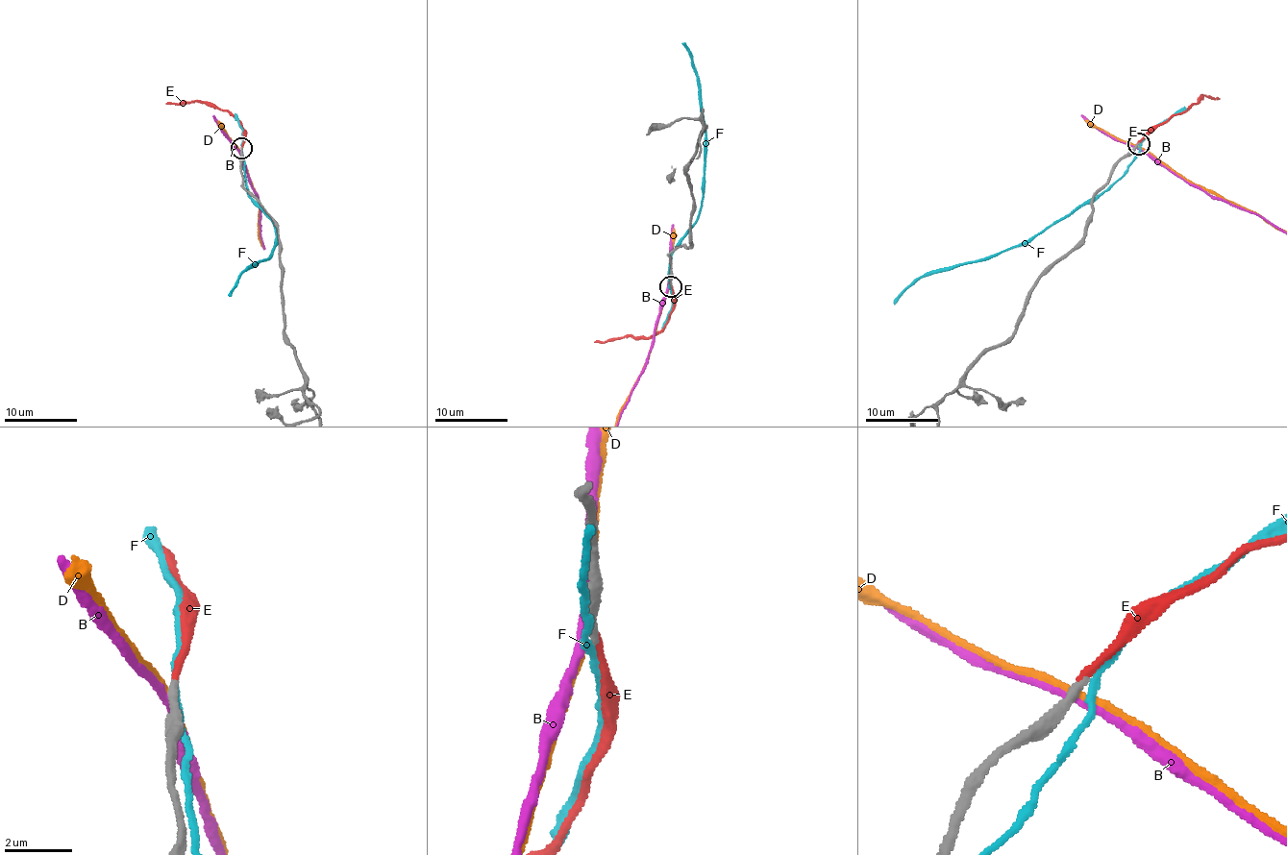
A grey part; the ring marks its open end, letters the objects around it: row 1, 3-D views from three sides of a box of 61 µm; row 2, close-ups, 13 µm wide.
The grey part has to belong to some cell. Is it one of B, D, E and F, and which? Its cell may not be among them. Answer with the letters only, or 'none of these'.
E

